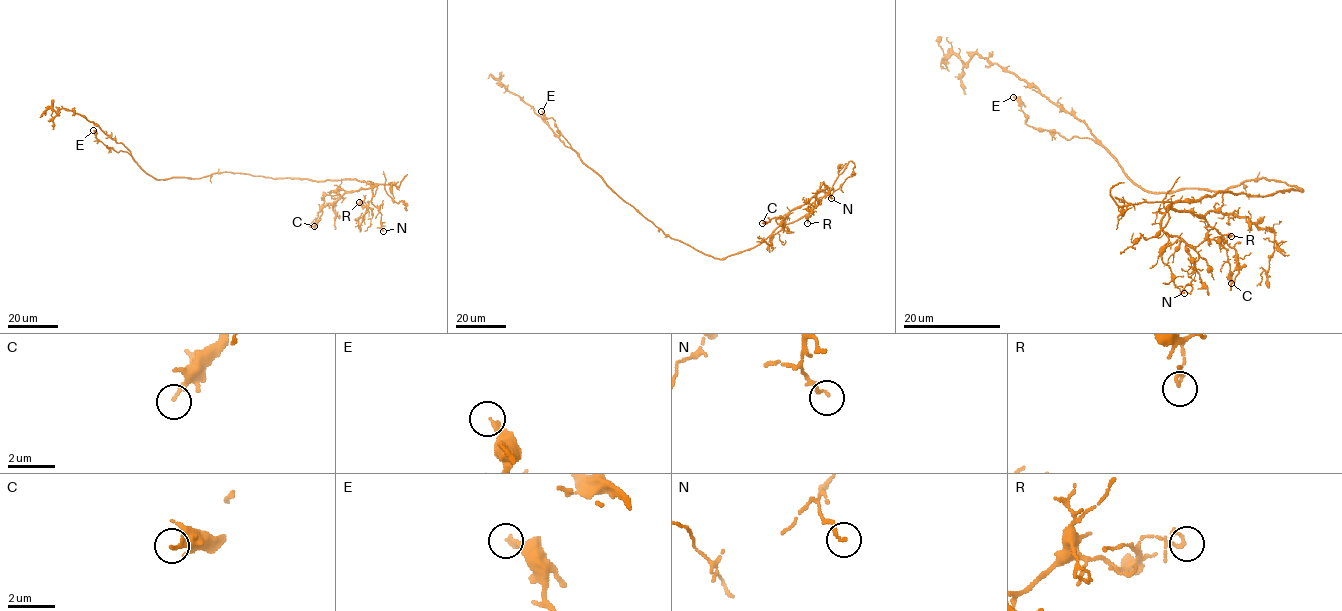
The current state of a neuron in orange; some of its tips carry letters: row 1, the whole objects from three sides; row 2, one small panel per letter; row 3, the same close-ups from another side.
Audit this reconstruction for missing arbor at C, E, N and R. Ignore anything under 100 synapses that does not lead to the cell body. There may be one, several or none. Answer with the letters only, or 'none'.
none

